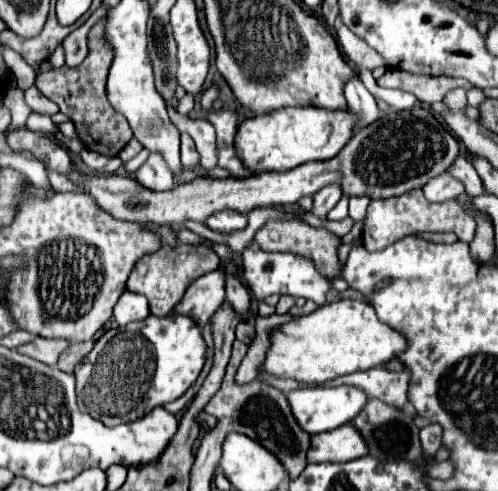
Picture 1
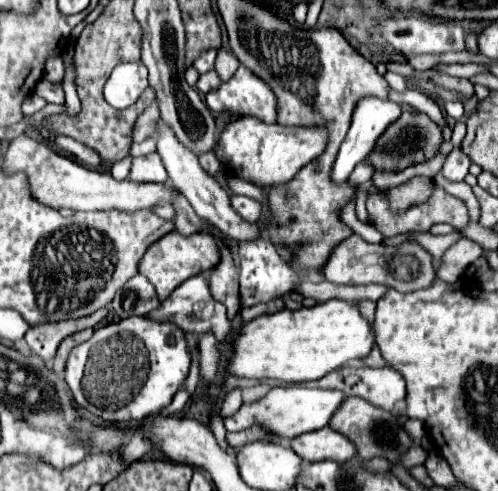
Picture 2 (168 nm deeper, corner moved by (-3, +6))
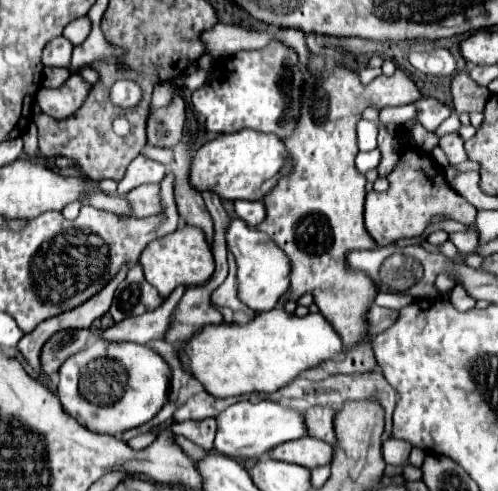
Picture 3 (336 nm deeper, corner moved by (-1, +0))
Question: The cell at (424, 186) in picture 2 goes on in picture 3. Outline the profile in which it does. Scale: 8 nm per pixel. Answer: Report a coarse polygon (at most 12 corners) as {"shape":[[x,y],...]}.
{"shape":[[406,150],[386,192],[368,192],[364,224],[378,246],[416,238],[446,214],[478,210],[430,154]]}

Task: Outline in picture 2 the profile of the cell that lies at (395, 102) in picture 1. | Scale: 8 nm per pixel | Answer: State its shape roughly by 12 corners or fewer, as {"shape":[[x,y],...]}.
{"shape":[[388,71],[384,75],[390,87],[399,93],[407,89],[406,79]]}

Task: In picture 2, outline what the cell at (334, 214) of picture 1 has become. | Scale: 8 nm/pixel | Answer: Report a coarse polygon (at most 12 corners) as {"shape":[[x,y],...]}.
{"shape":[[362,160],[350,174],[352,184],[364,184],[372,178],[374,166]]}

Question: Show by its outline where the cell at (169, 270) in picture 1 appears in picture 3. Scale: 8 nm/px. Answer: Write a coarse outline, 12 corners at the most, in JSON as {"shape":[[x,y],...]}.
{"shape":[[182,226],[140,256],[146,280],[168,298],[214,274],[202,230]]}

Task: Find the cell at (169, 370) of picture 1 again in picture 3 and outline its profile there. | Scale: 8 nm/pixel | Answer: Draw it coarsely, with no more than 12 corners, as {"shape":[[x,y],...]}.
{"shape":[[90,342],[60,368],[84,428],[120,434],[168,400],[170,366],[146,344]]}

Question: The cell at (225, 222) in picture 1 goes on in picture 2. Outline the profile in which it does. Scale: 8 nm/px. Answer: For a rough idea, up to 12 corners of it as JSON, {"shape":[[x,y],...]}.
{"shape":[[230,196],[232,208],[248,222],[258,222],[260,202]]}

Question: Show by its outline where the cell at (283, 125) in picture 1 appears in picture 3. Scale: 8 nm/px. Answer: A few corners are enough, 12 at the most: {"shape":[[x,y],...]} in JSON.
{"shape":[[220,134],[196,150],[190,182],[262,200],[290,174],[276,134]]}

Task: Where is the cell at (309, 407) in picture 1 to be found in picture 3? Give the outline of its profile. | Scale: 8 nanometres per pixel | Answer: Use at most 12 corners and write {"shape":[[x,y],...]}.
{"shape":[[272,400],[218,414],[216,450],[260,458],[306,436],[304,410]]}

